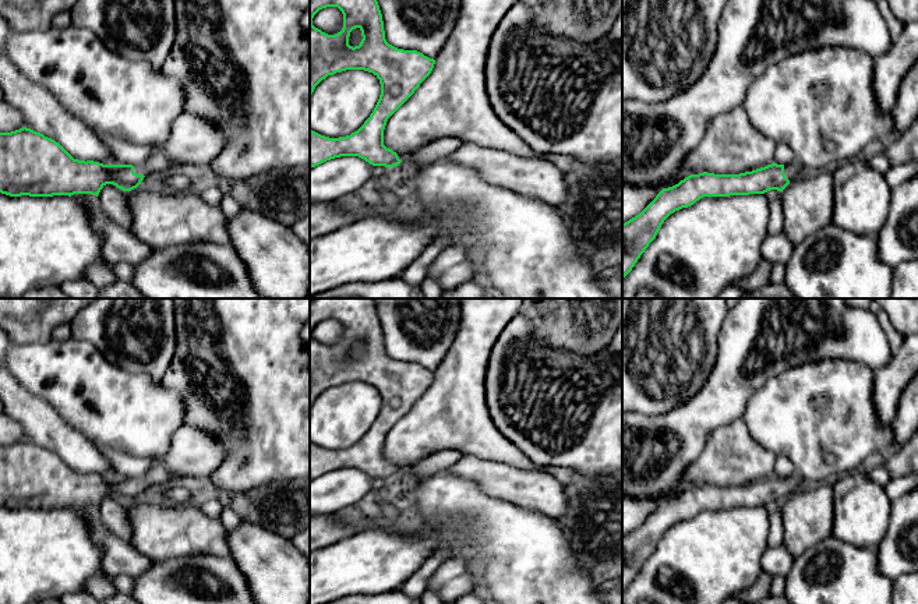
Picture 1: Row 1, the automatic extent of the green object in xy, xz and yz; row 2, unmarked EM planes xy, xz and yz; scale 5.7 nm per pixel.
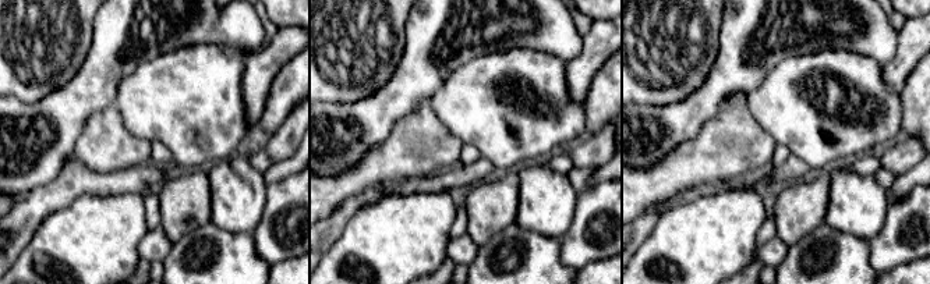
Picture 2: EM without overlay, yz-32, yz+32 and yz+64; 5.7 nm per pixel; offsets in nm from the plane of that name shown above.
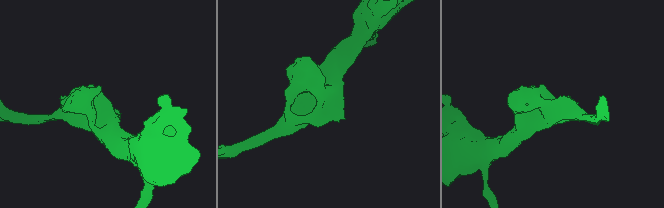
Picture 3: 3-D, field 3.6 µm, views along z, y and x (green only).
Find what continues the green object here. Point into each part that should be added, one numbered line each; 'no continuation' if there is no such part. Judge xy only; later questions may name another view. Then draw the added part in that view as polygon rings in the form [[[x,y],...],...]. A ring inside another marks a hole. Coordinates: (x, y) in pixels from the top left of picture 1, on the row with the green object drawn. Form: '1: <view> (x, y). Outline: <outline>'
1: xy (158, 163). Outline: [[[152,149],[149,159],[145,165],[133,165],[137,174],[165,174],[179,172],[174,160],[169,159],[165,153]]]

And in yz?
1: yz (793, 170). Outline: [[[798,160],[784,165],[784,174],[790,180],[790,183],[804,176],[805,173],[806,173],[805,169],[801,166]]]

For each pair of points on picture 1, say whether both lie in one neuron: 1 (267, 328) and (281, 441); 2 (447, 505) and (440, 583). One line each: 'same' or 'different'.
1: same
2: different

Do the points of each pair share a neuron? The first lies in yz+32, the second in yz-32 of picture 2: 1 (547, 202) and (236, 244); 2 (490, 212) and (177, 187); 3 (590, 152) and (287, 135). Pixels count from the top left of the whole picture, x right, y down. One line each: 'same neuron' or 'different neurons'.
1: different neurons
2: same neuron
3: same neuron

